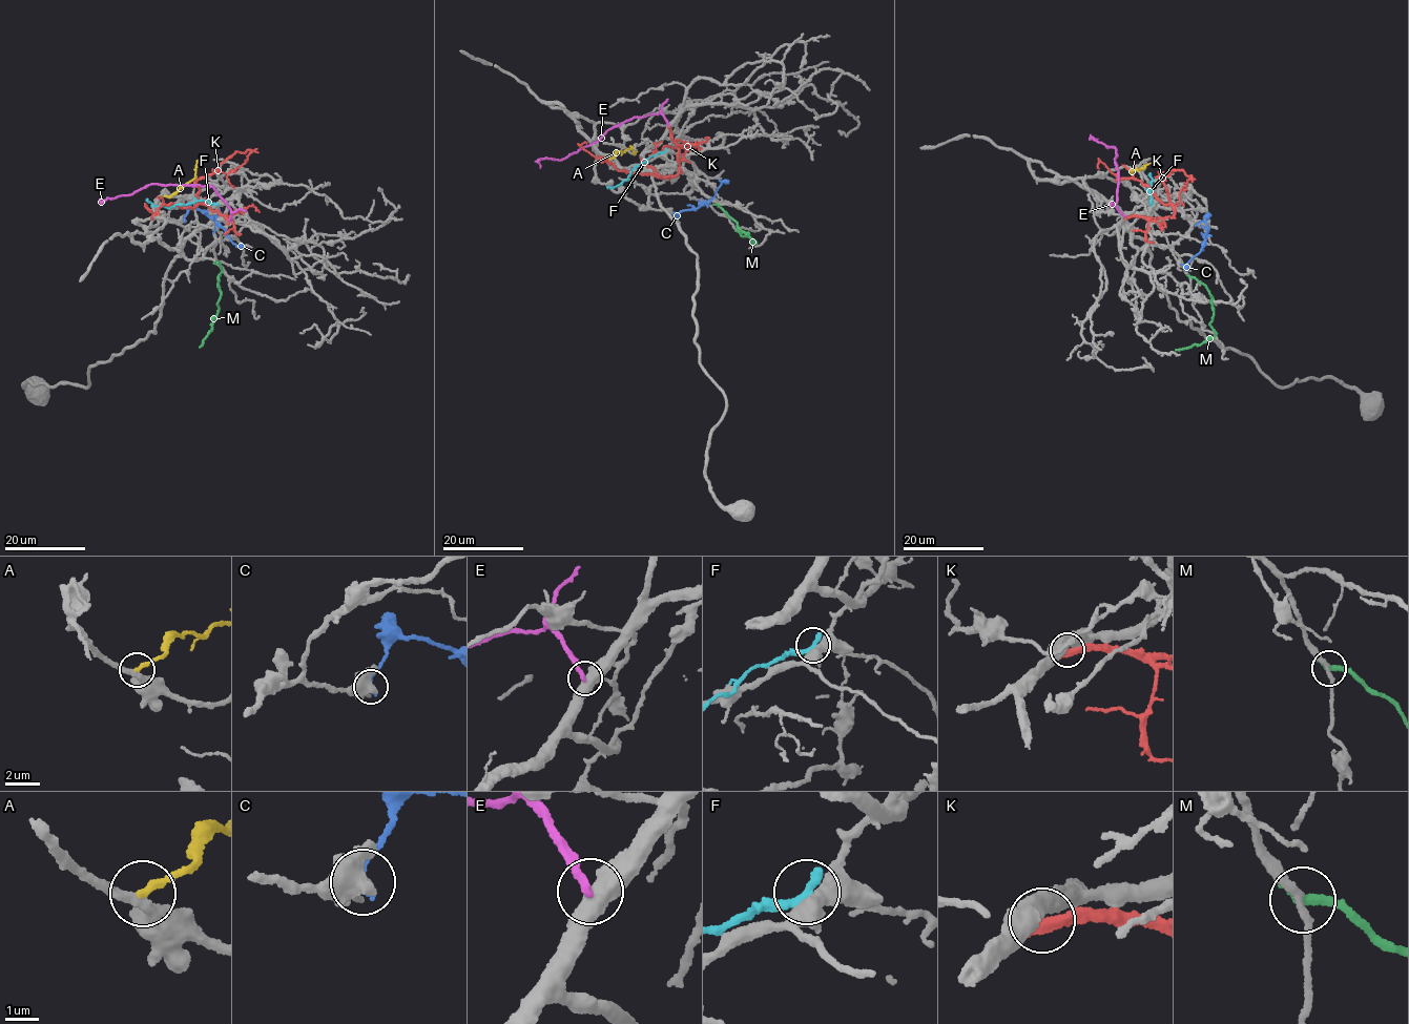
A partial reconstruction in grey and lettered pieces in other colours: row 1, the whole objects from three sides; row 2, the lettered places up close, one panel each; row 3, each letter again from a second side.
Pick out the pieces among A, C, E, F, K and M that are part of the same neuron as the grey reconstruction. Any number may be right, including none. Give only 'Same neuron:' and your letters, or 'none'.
Same neuron: M

